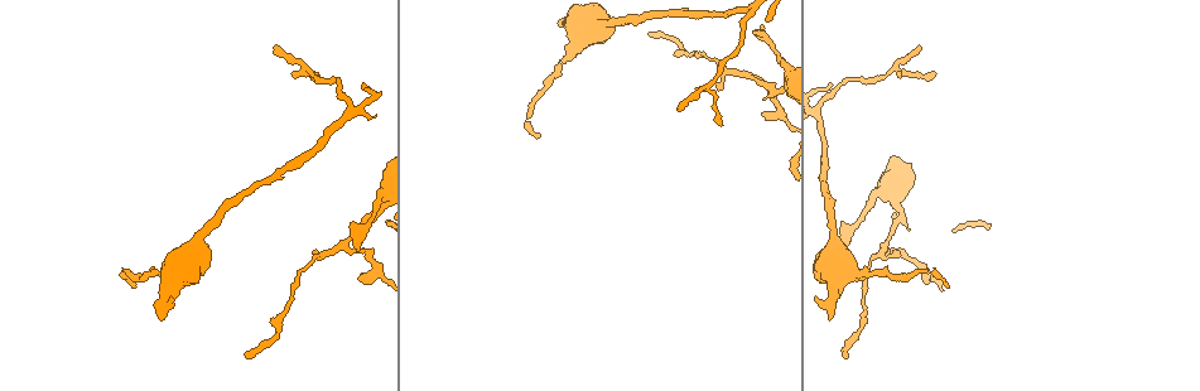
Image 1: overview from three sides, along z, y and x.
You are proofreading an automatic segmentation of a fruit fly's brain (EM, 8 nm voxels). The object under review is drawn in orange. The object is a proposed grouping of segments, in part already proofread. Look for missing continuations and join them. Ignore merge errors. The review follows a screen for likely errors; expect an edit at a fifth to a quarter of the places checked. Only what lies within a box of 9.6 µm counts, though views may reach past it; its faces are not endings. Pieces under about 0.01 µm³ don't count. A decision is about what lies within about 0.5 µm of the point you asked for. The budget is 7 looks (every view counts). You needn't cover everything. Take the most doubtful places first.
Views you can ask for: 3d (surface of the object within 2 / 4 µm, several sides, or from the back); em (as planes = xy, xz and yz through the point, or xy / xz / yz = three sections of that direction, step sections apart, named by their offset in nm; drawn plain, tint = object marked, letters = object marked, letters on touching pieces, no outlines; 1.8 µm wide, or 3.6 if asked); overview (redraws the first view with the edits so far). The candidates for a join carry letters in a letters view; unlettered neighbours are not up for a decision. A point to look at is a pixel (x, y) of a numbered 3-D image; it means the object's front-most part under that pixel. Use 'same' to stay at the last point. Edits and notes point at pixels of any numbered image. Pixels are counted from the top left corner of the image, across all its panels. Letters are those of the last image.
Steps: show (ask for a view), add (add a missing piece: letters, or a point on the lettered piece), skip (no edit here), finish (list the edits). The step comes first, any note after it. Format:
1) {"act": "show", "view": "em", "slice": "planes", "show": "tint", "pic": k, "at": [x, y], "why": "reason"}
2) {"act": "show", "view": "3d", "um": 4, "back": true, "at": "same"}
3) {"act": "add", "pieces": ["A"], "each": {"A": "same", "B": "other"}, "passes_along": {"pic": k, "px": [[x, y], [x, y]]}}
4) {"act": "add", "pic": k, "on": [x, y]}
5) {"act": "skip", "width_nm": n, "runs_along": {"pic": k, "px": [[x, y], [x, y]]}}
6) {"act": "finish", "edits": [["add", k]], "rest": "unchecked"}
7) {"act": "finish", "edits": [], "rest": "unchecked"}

{"act": "show", "view": "em", "slice": "planes", "show": "letters", "pic": 1, "at": [761, 25], "why": "thin end"}

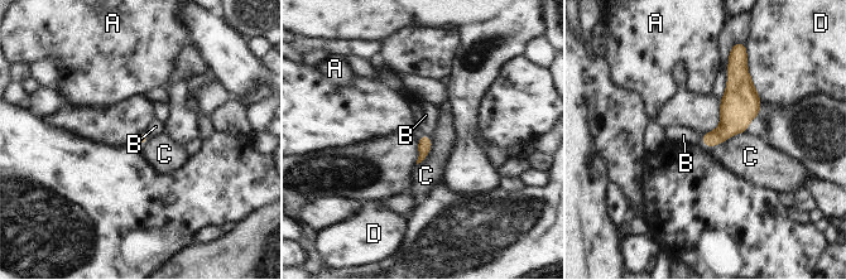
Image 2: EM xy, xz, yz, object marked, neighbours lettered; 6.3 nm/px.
{"act": "skip", "each": {"A": "other", "B": "other", "C": "other", "D": "other"}, "border": {"pic": 2, "px": [[746, 130], [711, 146], [702, 144]]}, "found": "none of them fits"}

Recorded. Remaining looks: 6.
{"act": "show", "view": "3d", "um": 2, "pic": 1, "at": [918, 45], "why": "tapers out"}

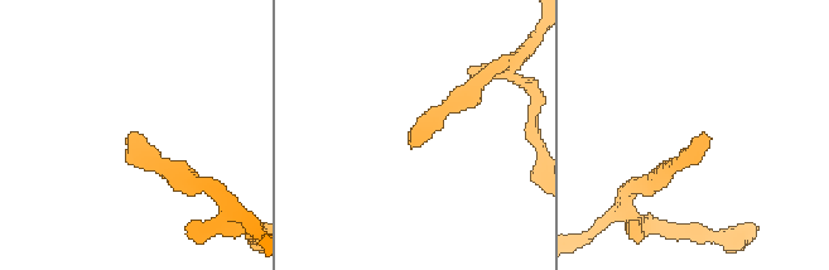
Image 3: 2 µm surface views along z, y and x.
{"act": "show", "view": "em", "slice": "xz", "step": 16, "show": "letters", "pic": 3, "at": [408, 142], "why": "need the tissue"}

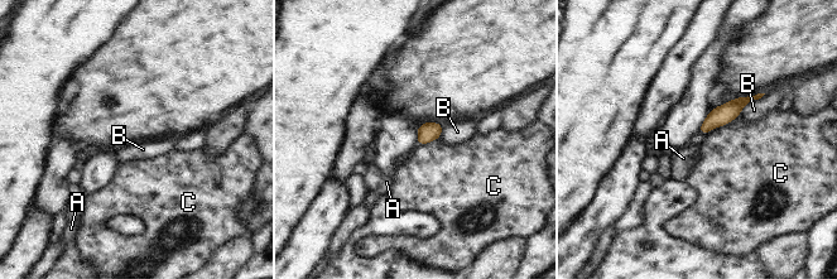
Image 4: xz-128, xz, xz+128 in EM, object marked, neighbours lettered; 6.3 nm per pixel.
{"act": "add", "pieces": ["A"], "width_nm": 70, "each": {"A": "same", "B": "other", "C": "other"}, "passes_along": {"pic": 4, "px": [[428, 131], [418, 143], [402, 158]]}, "found": "it goes on there"}

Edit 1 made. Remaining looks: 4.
{"act": "show", "view": "overview"}

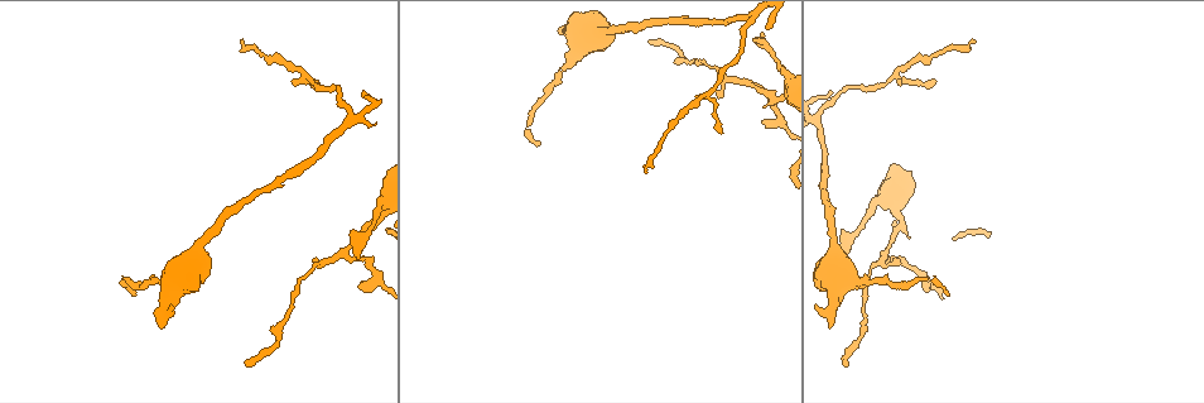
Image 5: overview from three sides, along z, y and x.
{"act": "show", "view": "3d", "um": 4, "pic": 5, "at": [649, 41]}

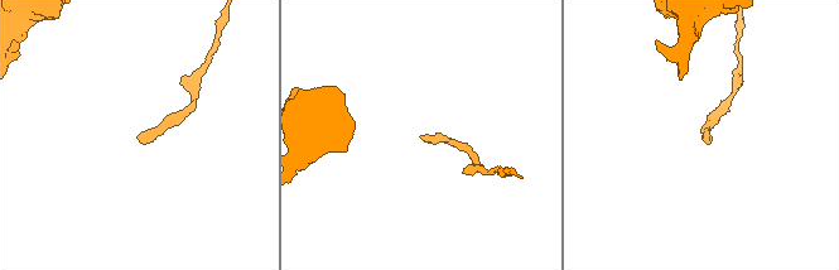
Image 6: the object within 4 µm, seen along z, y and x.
{"act": "show", "view": "em", "slice": "xy", "step": 4, "show": "plain", "pic": 6, "at": [136, 137]}

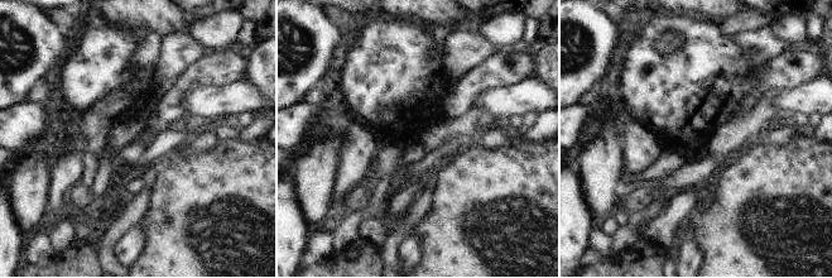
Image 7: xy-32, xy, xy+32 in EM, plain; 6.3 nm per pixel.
{"act": "show", "view": "em", "slice": "xy", "step": 4, "show": "letters", "at": "same"}

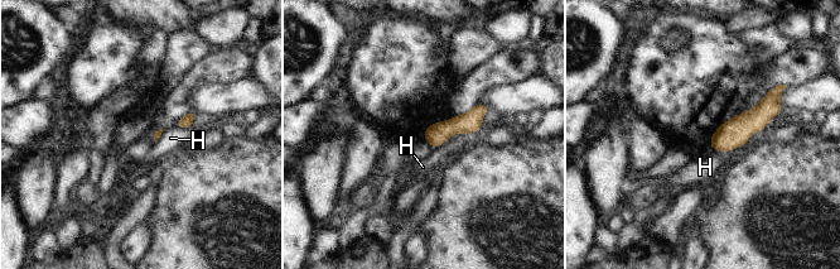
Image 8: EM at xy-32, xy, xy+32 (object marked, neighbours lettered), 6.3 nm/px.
{"act": "skip", "each": {"H": "other"}, "border": {"pic": 8, "px": [[466, 133], [453, 133], [433, 148]]}, "found": "no lettered piece goes on from it"}

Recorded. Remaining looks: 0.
{"act": "finish", "edits": [["add", 4]], "rest": "unchecked"}

